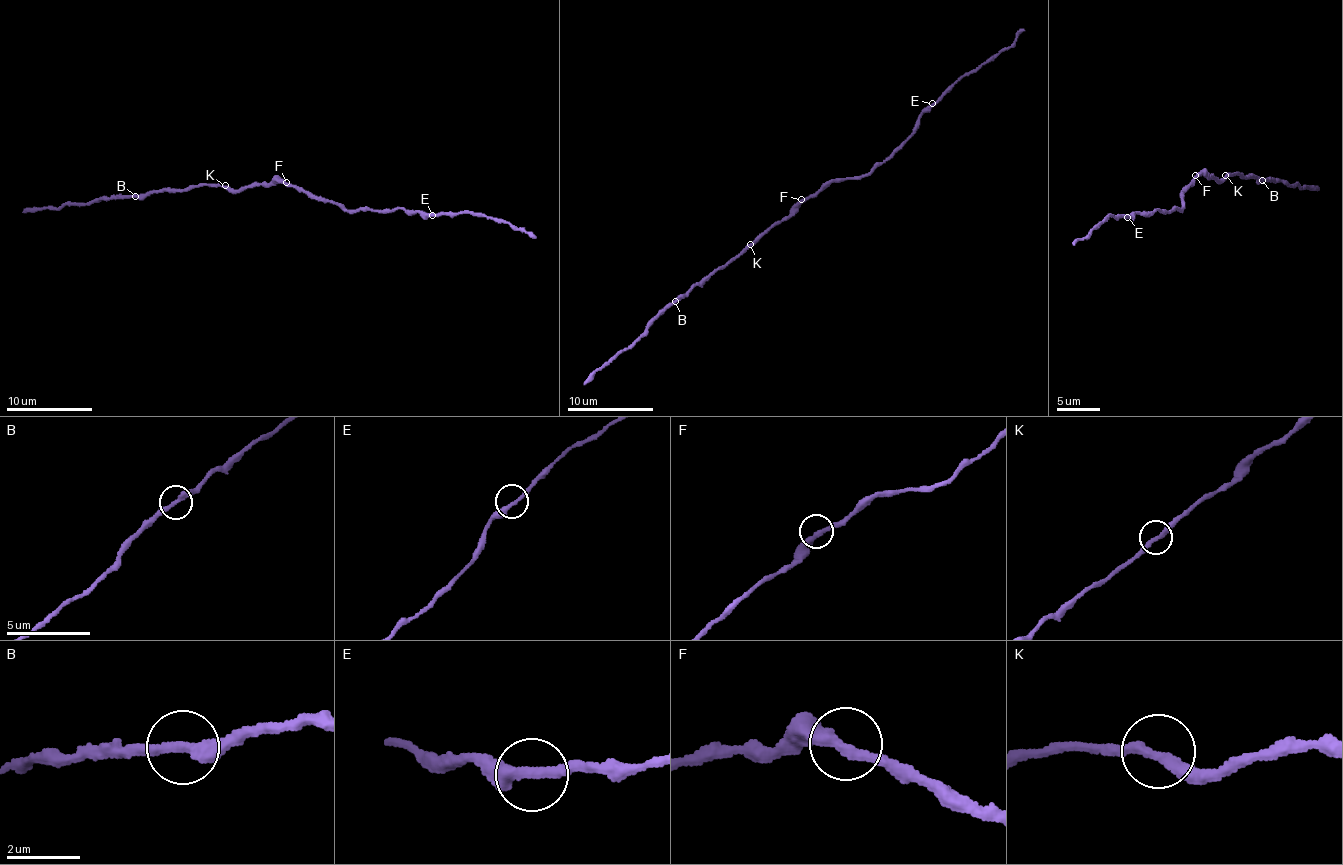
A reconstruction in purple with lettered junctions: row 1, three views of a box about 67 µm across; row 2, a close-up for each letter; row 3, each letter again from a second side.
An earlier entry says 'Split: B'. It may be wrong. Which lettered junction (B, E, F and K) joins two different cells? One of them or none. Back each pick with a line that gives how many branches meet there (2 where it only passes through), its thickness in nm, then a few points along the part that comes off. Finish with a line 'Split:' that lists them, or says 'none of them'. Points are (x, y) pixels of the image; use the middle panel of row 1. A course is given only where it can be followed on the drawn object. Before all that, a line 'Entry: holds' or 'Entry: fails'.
Entry: fails
Split: none of them

